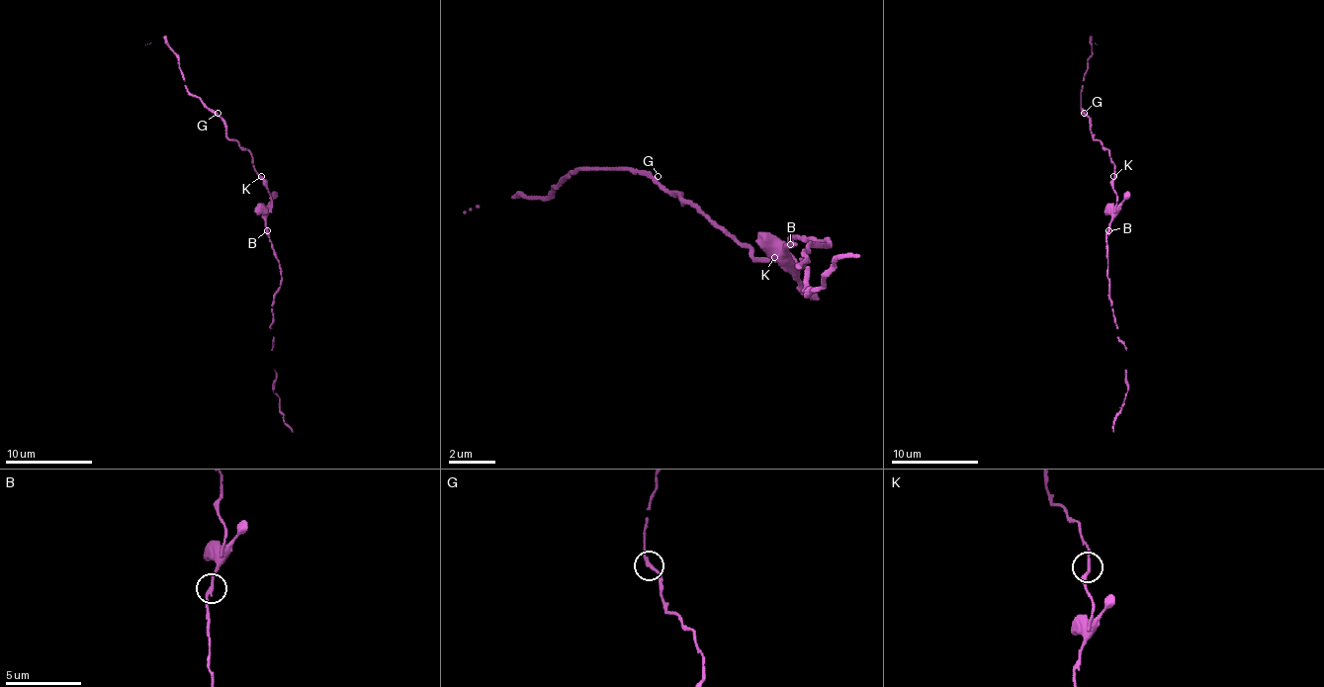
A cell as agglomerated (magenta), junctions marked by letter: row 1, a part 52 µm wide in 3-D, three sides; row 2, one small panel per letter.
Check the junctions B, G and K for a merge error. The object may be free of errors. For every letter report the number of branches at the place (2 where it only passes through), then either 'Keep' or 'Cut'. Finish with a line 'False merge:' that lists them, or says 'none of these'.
B: Branches: 2. Cut
G: Branches: 2. Keep
K: Branches: 2. Keep
False merge: B

